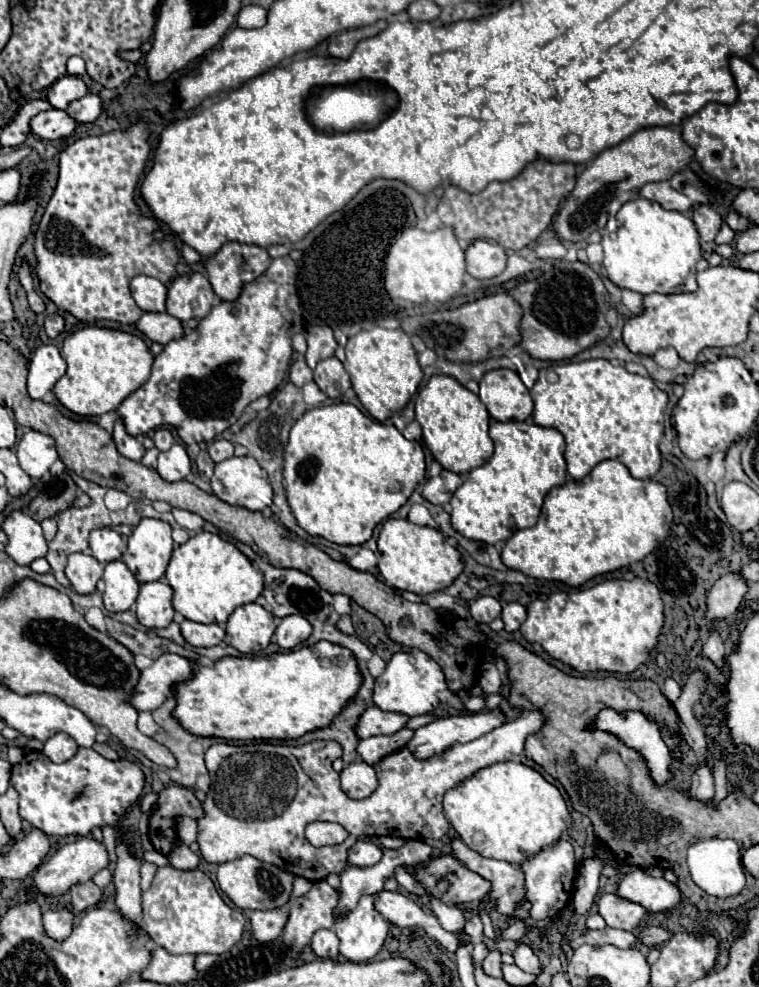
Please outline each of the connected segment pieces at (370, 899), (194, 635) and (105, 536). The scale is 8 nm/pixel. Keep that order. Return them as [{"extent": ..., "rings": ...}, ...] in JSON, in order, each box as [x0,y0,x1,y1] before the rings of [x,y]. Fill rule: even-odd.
[{"extent":[333,894,389,960],"rings":[[[377,894],[361,896],[357,906],[339,916],[333,924],[333,930],[341,940],[339,952],[347,960],[373,960],[387,938],[389,922],[375,910],[375,902]]]},{"extent":[181,620,225,646],"rings":[[[183,620],[181,632],[191,646],[217,646],[225,638],[225,630],[219,624],[201,624],[193,620]]]},{"extent":[89,528,127,564],"rings":[[[99,528],[91,532],[89,546],[91,546],[93,556],[101,564],[109,564],[121,558],[121,554],[127,550],[127,540],[113,528]]]}]

